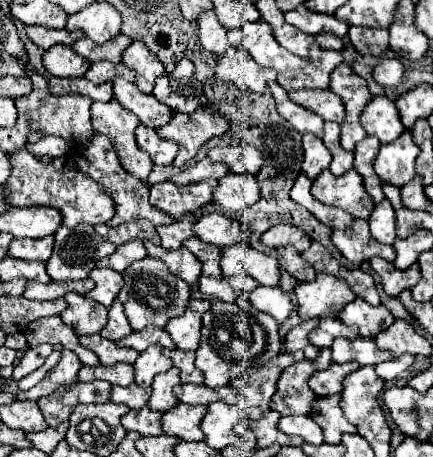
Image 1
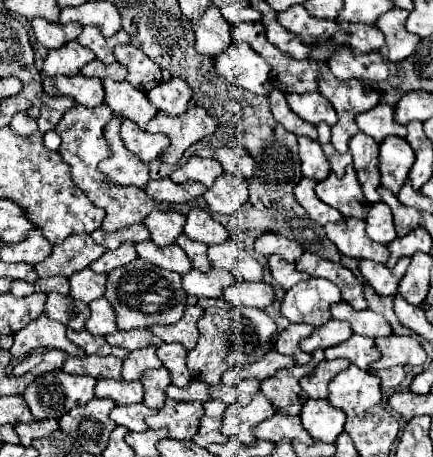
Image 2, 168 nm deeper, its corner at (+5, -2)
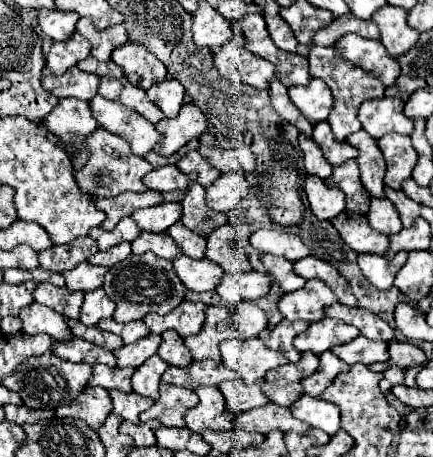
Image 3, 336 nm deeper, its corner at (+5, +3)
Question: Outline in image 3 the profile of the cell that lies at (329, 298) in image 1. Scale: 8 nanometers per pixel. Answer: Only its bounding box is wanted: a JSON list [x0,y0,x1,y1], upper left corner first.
[279,280,335,322]

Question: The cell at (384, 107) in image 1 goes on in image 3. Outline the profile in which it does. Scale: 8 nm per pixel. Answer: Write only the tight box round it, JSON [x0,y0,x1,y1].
[359,98,413,138]

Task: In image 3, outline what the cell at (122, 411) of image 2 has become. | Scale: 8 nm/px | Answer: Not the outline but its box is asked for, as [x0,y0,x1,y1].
[109,388,153,424]

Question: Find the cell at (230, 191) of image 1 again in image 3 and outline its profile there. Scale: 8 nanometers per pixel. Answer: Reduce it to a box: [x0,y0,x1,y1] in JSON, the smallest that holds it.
[205,172,247,212]

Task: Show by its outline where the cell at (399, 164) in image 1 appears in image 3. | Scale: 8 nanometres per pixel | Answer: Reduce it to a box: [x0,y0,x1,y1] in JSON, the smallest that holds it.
[377,132,417,190]

